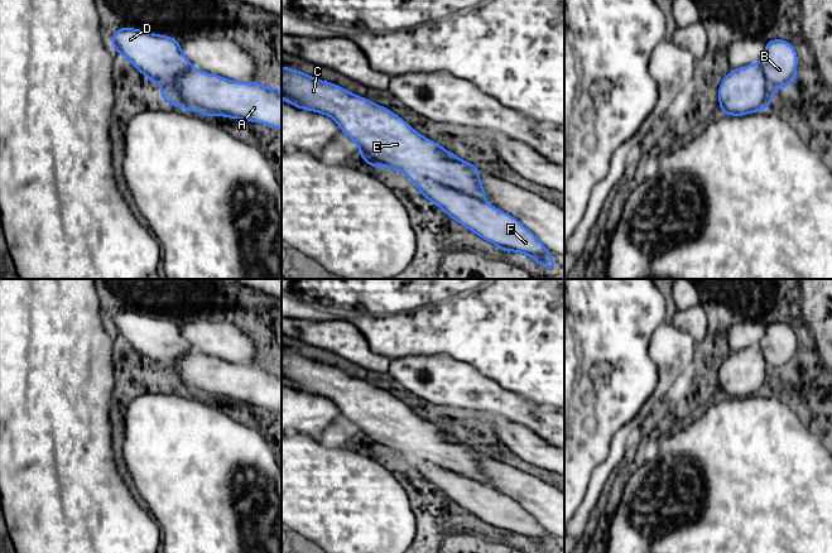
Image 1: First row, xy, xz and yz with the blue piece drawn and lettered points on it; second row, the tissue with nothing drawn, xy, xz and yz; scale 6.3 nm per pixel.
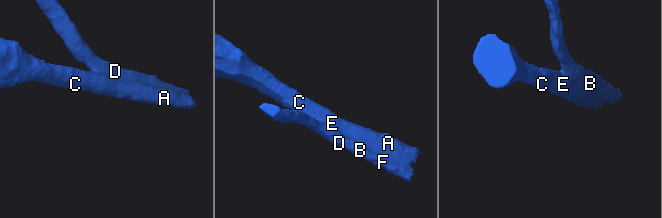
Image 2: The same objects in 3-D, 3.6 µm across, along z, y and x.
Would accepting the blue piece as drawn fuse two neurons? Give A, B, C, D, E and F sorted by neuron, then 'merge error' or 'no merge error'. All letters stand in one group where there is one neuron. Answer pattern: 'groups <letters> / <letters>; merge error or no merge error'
groups A C E / B D F; merge error

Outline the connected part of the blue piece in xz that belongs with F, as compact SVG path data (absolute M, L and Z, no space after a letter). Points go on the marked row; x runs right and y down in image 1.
M407 174L422 196L477 236L495 244L504 253L519 251L544 269L556 269L552 251L520 221L489 202L441 186L427 178Z

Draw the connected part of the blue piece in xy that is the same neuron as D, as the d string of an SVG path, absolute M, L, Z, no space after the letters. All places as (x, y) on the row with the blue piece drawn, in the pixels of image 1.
M116 29L112 51L124 54L153 83L170 81L192 67L181 51L179 40L140 29Z

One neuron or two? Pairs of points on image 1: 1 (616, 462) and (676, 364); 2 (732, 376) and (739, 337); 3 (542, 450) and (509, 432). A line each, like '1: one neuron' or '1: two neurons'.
1: one neuron
2: one neuron
3: one neuron

